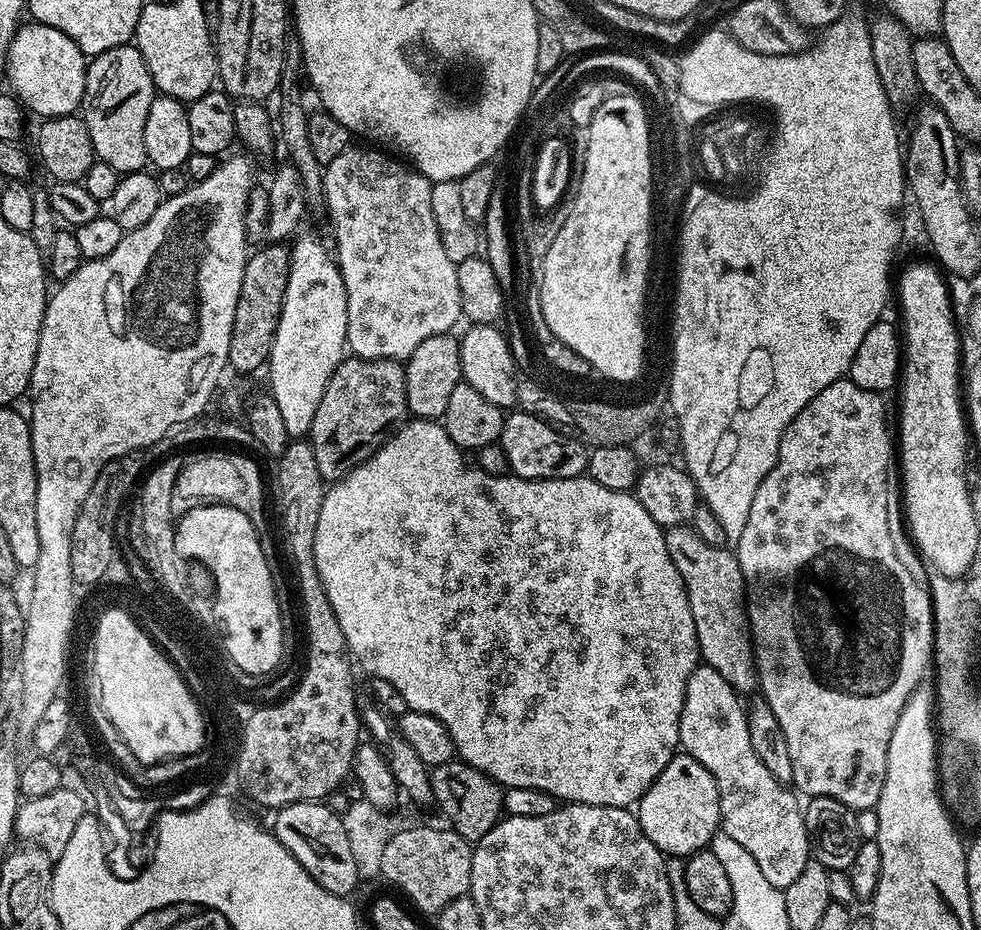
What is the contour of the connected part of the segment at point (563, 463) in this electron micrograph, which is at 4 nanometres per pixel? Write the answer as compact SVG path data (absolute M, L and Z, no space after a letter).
M509 411L505 415L498 441L506 454L511 475L524 480L561 480L587 473L589 445L560 432L554 424L536 416L535 411L516 411Z

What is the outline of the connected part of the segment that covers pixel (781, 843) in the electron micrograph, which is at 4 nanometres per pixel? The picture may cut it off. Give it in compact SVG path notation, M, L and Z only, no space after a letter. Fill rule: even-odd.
M701 663L690 674L686 682L686 698L682 706L680 719L680 748L687 755L693 756L714 778L720 795L720 828L735 838L747 852L758 862L762 875L776 888L788 888L798 874L808 864L810 845L808 831L804 821L804 810L801 801L796 801L797 793L789 785L780 784L766 766L754 754L750 746L750 730L748 729L748 712L740 705L741 697L709 664Z

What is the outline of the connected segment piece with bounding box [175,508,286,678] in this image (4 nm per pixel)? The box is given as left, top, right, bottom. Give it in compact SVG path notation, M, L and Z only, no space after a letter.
M204 508L204 512L192 512L192 516L180 524L175 545L179 547L178 554L199 557L214 569L220 585L216 612L220 615L220 624L228 631L228 641L224 643L226 653L240 667L241 673L264 678L267 672L275 673L286 639L272 568L264 557L264 548L256 532L259 532L257 525L252 524L242 510Z

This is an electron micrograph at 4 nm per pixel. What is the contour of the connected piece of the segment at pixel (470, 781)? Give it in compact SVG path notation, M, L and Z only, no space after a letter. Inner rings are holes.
M459 758L447 760L445 764L435 765L431 769L432 777L430 786L434 790L435 807L440 807L440 812L445 816L452 831L457 832L462 838L475 842L483 838L485 834L502 818L504 812L504 788L491 780L486 774L479 772L474 766L465 764Z

